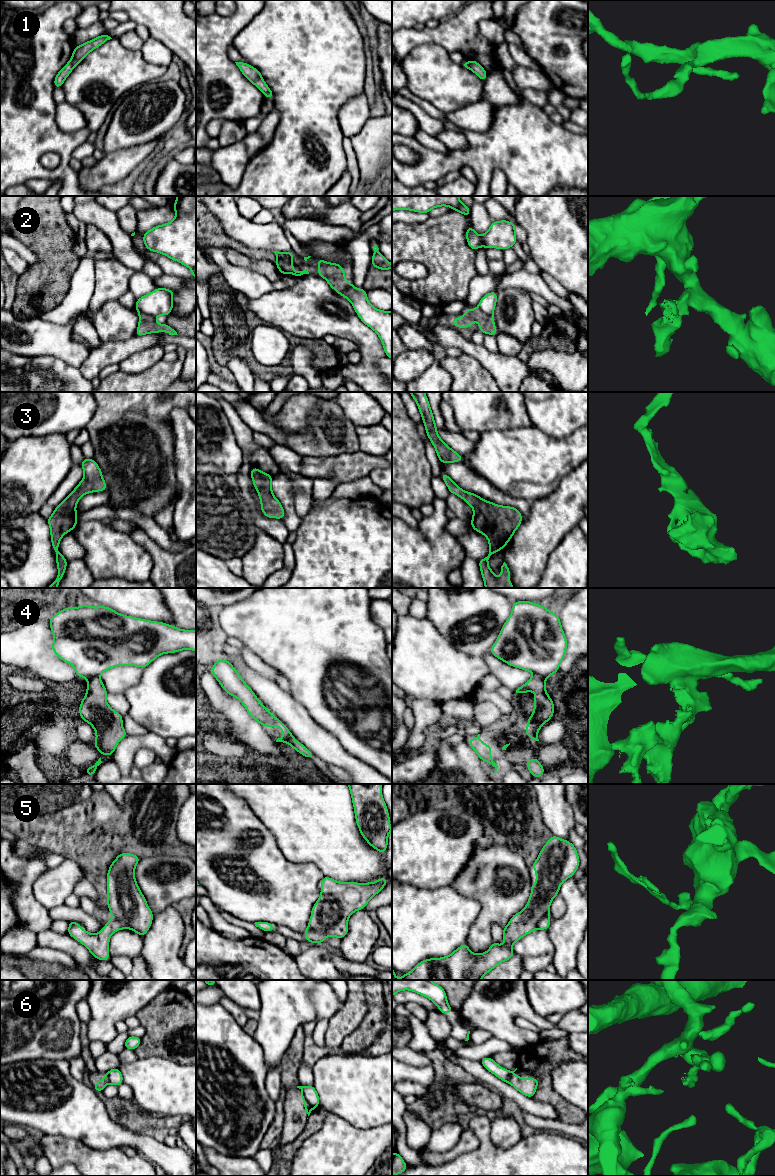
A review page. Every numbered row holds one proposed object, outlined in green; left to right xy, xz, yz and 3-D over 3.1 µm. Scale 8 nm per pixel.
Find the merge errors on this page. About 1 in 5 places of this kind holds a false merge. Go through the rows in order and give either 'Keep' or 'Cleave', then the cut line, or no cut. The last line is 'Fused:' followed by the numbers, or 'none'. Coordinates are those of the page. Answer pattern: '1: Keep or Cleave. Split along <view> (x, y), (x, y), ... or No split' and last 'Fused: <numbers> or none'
1: Keep. No split
2: Cleave. Split along xy (135, 307), (140, 312), (147, 313), (155, 318)
3: Keep. No split
4: Cleave. Split along xz (284, 735), (291, 744)
5: Keep. No split
6: Cleave. Split along xz (301, 1090), (305, 1099), (313, 1107)
Fused: 2, 4, 6

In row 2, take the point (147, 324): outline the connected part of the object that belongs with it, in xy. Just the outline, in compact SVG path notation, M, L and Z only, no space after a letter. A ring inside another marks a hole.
M138 311L138 314L139 314L139 324L138 324L137 330L135 332L135 335L143 336L143 335L146 335L146 334L149 334L149 333L160 333L162 331L165 331L169 335L178 335L177 332L174 329L172 329L168 324L166 324L166 323L165 324L158 324L156 322L155 317L151 317L148 314L140 313L139 311Z

